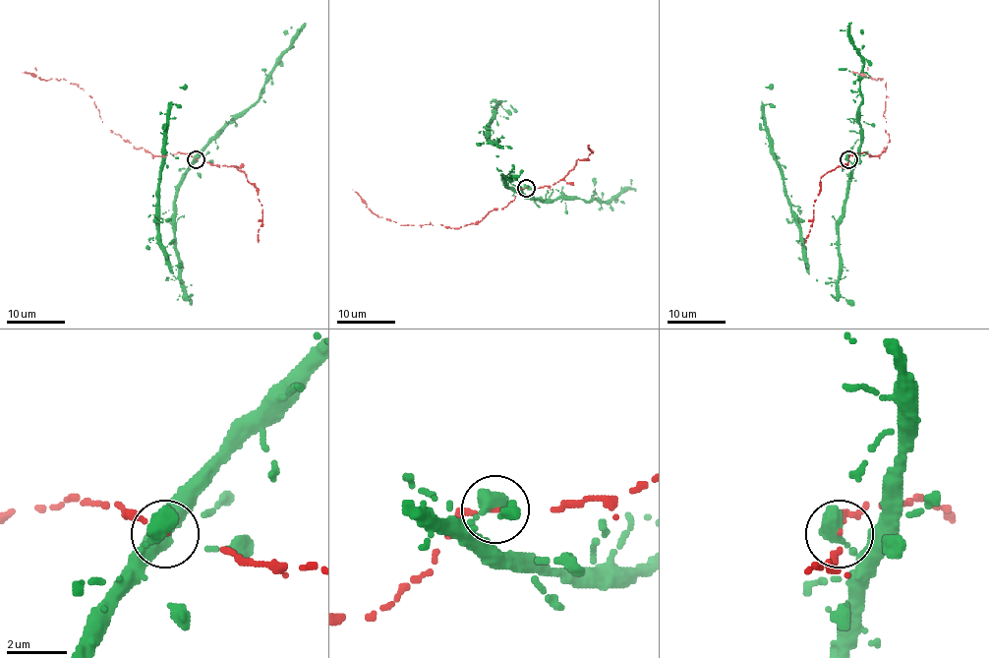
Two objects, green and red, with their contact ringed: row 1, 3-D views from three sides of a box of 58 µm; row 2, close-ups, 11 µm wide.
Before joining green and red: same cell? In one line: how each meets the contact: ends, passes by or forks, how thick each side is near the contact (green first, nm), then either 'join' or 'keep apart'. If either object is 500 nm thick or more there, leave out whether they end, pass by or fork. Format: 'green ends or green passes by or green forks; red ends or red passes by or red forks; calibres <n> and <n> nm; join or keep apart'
calibres 550 and 140 nm; join

